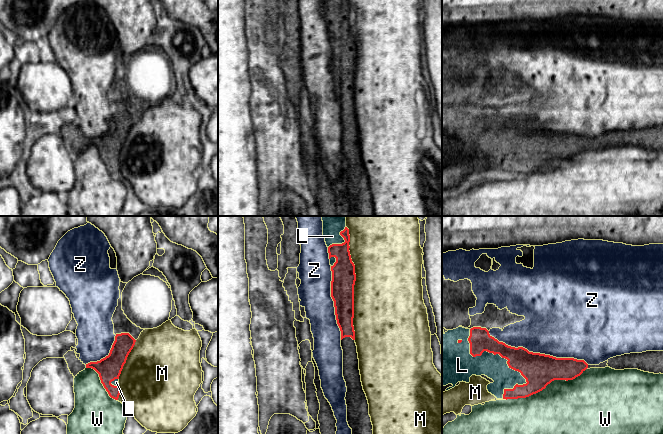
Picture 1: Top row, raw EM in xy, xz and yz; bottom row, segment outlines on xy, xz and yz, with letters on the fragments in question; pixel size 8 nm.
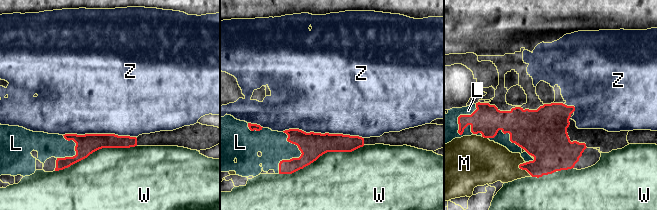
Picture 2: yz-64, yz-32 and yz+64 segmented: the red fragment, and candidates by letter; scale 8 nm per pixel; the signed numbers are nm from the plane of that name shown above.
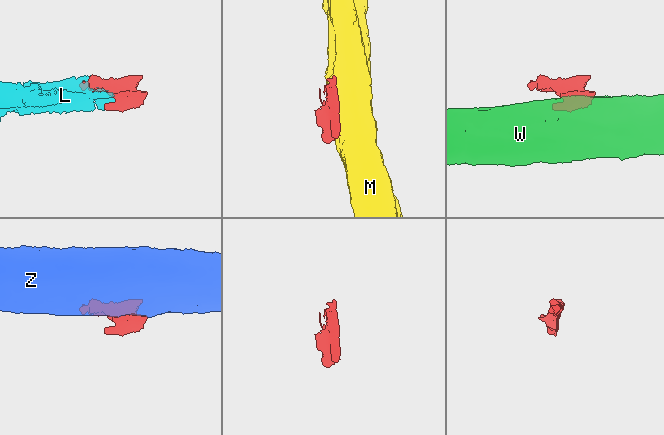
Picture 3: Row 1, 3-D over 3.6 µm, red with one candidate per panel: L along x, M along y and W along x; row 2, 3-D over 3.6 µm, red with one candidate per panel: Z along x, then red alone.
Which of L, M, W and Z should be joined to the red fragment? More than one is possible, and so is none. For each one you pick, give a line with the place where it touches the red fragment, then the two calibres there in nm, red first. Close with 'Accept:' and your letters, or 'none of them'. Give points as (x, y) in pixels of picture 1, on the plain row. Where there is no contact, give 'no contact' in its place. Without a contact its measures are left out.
L: yz (490, 128) | 190/220 nm
Accept: L

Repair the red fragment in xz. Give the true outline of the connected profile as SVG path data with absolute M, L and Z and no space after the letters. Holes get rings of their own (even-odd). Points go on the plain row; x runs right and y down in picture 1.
M323 0L323 12L328 23L332 47L331 73L341 107L343 153L347 163L345 173L347 198L352 205L353 216L374 216L369 180L361 158L355 119L353 94L356 50L349 27L349 5L346 0Z

